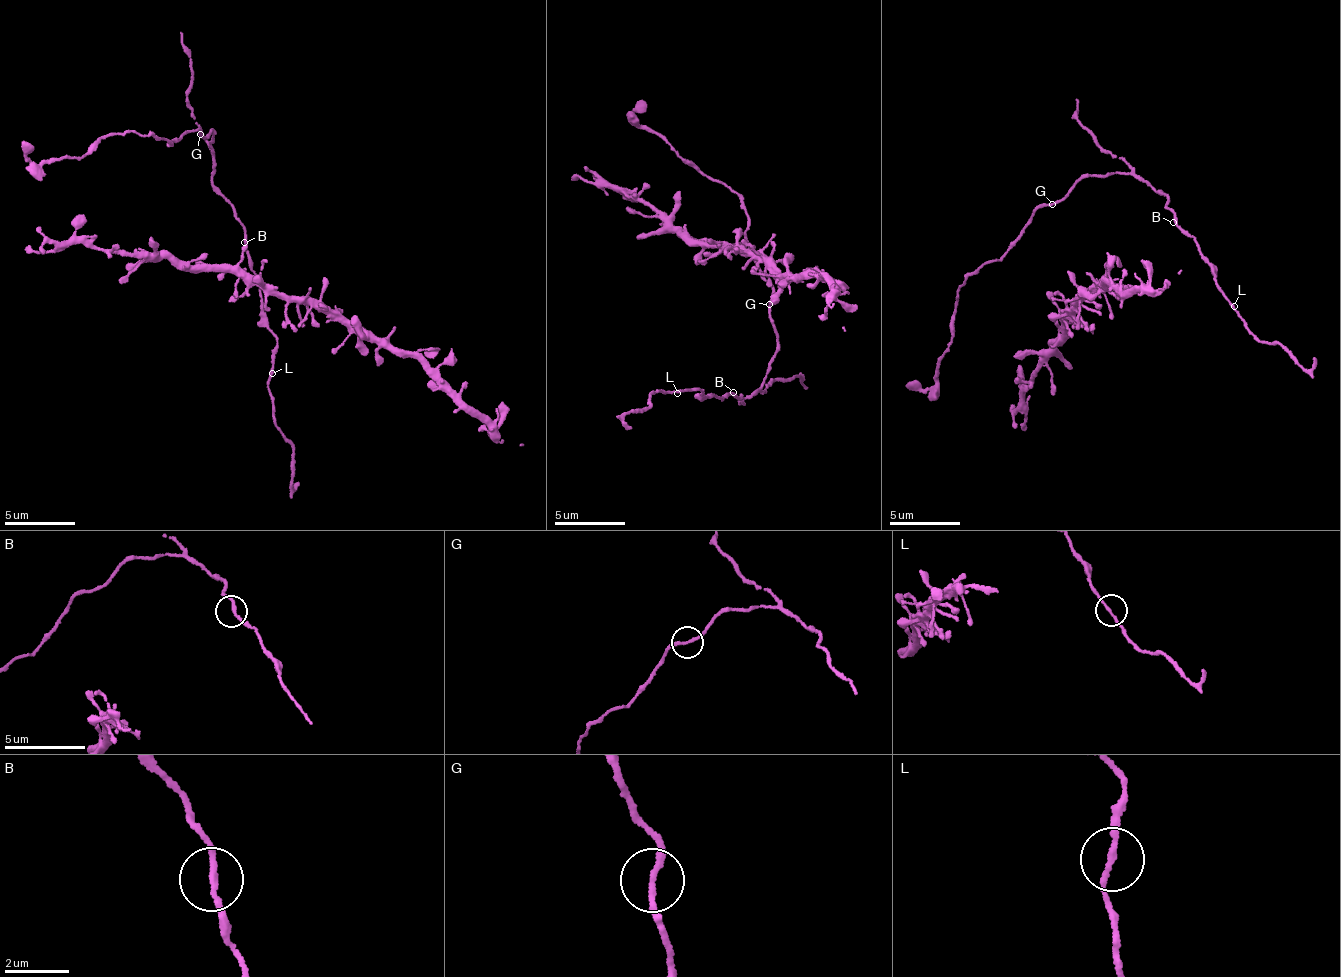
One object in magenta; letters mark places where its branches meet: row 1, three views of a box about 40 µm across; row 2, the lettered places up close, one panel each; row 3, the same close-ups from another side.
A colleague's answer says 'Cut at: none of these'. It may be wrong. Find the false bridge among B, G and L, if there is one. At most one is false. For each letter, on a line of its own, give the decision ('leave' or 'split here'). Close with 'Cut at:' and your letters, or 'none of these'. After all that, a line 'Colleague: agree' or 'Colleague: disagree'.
B: leave
G: split here
L: leave
Cut at: G
Colleague: disagree

